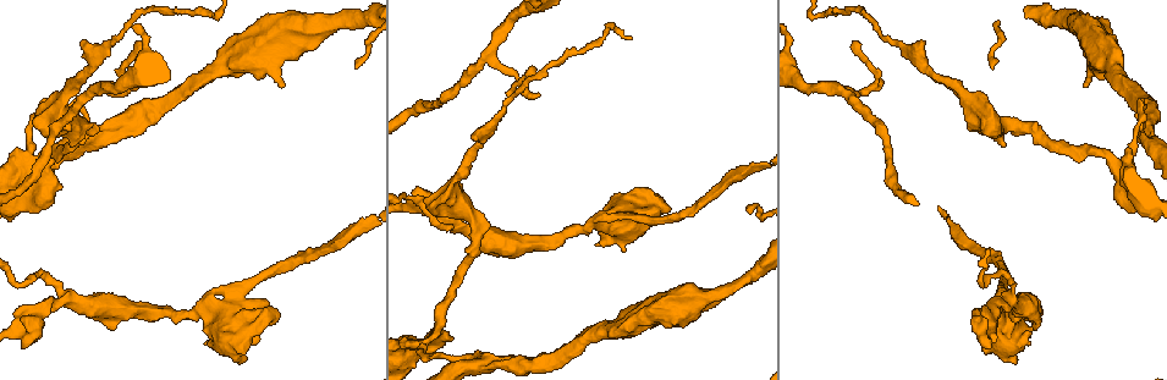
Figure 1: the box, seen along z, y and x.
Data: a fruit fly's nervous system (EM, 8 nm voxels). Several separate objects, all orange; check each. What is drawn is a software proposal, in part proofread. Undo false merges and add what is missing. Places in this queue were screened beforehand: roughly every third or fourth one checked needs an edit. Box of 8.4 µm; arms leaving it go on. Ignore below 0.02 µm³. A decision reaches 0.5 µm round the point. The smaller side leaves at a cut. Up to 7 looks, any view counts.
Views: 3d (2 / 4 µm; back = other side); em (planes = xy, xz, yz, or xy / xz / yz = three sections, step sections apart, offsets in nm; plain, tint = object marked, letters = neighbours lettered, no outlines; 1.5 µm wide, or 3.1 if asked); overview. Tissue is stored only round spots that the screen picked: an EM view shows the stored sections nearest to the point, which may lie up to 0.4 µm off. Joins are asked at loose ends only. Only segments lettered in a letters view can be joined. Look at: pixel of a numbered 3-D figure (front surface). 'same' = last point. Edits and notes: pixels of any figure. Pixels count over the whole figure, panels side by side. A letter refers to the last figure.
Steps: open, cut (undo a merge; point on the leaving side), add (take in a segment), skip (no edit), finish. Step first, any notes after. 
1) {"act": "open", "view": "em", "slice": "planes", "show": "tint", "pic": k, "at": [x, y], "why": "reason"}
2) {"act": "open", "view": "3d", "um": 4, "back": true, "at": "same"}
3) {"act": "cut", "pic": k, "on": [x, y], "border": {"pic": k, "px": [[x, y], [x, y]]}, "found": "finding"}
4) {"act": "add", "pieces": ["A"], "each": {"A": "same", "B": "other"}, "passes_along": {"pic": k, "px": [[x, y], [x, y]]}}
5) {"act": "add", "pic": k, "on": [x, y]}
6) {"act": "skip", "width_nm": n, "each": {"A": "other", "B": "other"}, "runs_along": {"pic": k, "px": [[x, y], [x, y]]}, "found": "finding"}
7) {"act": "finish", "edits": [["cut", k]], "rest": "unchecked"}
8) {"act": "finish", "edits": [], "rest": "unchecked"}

{"act": "open", "view": "3d", "um": 2, "back": true, "pic": 1, "at": [207, 294], "why": "an open end"}

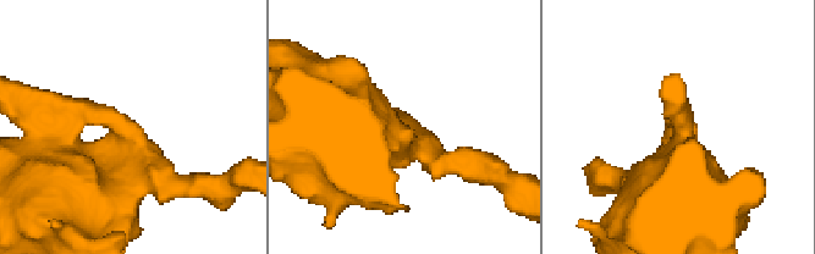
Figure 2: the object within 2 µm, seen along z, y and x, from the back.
{"act": "open", "view": "em", "slice": "planes", "show": "letters", "pic": 2, "at": [128, 117], "why": "need the tissue"}

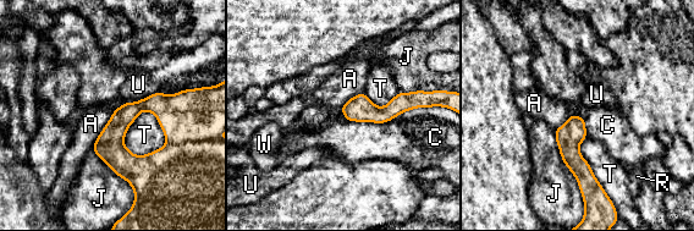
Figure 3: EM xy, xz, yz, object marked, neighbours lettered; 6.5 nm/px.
{"act": "skip", "longest_contact_nm": ["C", 550], "each": {"A": "other", "C": "other", "J": "other", "R": "other", "T": "other", "U": "other", "W": "other"}, "found": "no lettered segment goes on from it"}

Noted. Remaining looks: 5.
{"act": "open", "view": "3d", "um": 2, "pic": 1, "at": [27, 154], "why": "branch point"}

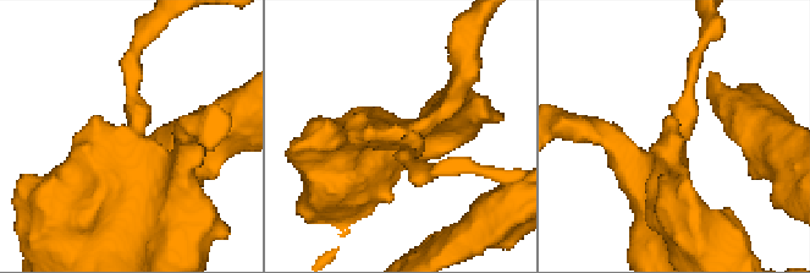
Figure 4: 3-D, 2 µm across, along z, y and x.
{"act": "open", "view": "em", "slice": "planes", "show": "letters", "pic": 4, "at": [127, 140]}

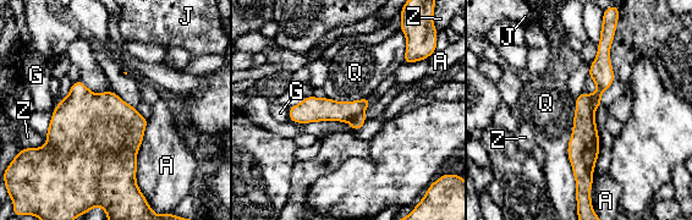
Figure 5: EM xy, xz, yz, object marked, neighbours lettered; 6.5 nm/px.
{"act": "cut", "pic": 5, "on": [325, 109], "longest_contact_nm": ["Q", 600], "each": {"A": "other", "G": "other", "J": "other", "Q": "other", "Z": "other"}, "found": "two cells meet here"}

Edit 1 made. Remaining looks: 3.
{"act": "finish", "edits": [["cut", 5]], "rest": "unchecked"}

